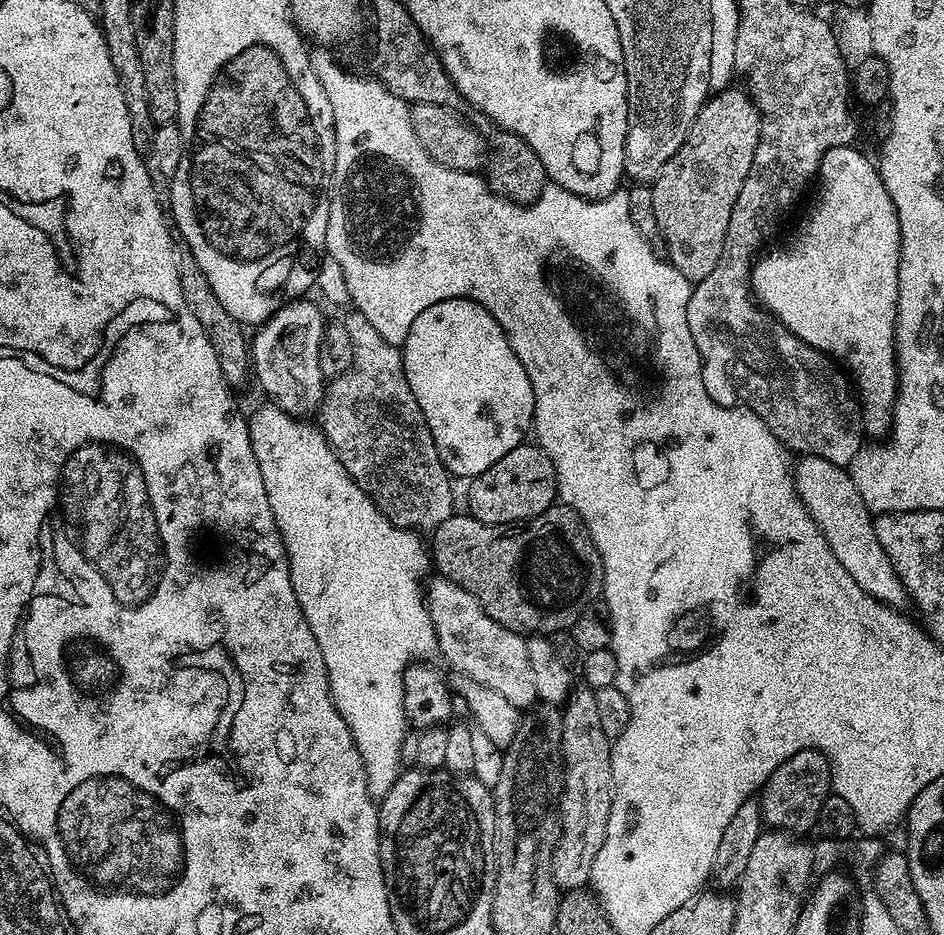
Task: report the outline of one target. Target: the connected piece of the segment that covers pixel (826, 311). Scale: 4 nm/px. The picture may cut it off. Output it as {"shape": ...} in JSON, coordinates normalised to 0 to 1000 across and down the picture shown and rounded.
{"shape":[[[907,156],[875,160],[869,174],[867,197],[868,193],[873,200],[870,218],[857,233],[843,261],[826,271],[810,268],[798,281],[797,314],[810,334],[827,342],[842,359],[850,361],[850,366],[880,381],[897,395],[909,420],[916,463],[924,468],[936,468],[945,461],[945,441],[949,437],[949,417],[953,413],[949,387],[953,249],[941,248],[941,240],[942,244],[948,242],[951,229],[934,195],[931,179],[925,172],[923,175]]]}

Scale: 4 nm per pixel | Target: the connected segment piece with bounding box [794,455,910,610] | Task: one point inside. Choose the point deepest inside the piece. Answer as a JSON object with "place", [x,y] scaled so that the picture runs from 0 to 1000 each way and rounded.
{"place":[875,523]}

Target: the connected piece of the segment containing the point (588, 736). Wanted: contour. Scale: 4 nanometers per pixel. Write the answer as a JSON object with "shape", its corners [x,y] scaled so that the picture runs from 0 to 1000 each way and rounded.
{"shape":[[[614,734],[602,745],[595,757],[597,771],[595,772],[595,794],[593,795],[593,806],[595,810],[595,846],[593,848],[593,899],[587,909],[585,919],[585,938],[590,950],[594,952],[618,951],[626,942],[627,927],[633,920],[633,909],[638,909],[640,897],[642,896],[642,879],[646,875],[646,862],[648,861],[648,793],[644,790],[642,784],[638,781],[638,771],[633,766],[633,751],[628,737],[622,734]]]}

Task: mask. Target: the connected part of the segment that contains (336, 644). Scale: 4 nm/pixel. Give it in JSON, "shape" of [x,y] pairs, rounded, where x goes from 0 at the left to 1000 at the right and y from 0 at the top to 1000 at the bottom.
{"shape":[[[287,430],[281,431],[281,433],[281,436],[273,437],[268,445],[265,445],[263,463],[265,473],[269,477],[269,490],[273,490],[273,503],[278,503],[278,516],[282,520],[282,528],[286,533],[286,545],[290,545],[292,561],[305,589],[305,604],[311,635],[316,640],[316,648],[320,648],[320,657],[324,661],[328,674],[333,674],[333,682],[337,682],[337,695],[341,695],[341,708],[345,708],[345,721],[354,755],[367,772],[367,776],[379,798],[379,806],[383,806],[383,819],[388,824],[390,848],[396,853],[406,853],[413,845],[413,841],[417,841],[419,831],[426,825],[424,803],[428,800],[428,782],[433,782],[434,779],[428,765],[428,752],[426,751],[428,716],[438,708],[452,707],[453,701],[463,696],[462,675],[453,656],[451,633],[447,628],[447,621],[450,619],[449,611],[456,607],[456,590],[450,579],[448,582],[445,579],[448,576],[438,566],[423,565],[410,552],[403,549],[403,542],[382,524],[379,516],[375,516],[375,511],[367,503],[367,498],[362,498],[362,494],[356,489],[356,482],[347,476],[347,470],[343,467],[343,463],[339,461],[338,457],[331,455],[329,458],[325,453],[327,451],[325,448],[308,445]]]}

